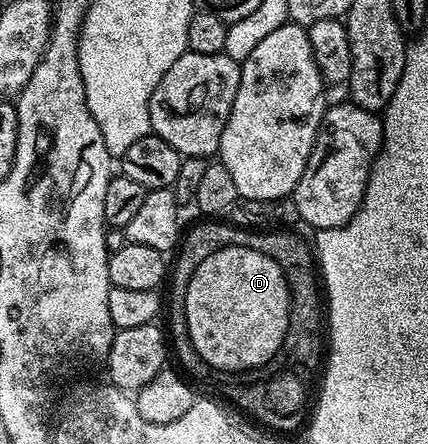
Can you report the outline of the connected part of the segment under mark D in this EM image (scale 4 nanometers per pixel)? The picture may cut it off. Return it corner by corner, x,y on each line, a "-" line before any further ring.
231,246
230,248
222,248
218,252
214,252
214,256
206,256
206,260
202,260
202,264
198,264
198,268
194,272
194,276
187,279
186,286
188,291
184,294
184,306
182,312
186,316
186,324
190,332
190,340
194,344
194,348
202,360
206,364
210,364
213,371
245,371
257,369
271,360
278,352
283,344
283,338
288,334
288,308
290,305
290,295
288,293
288,281
284,278
284,269
278,263
264,253
263,249
251,250
245,246

